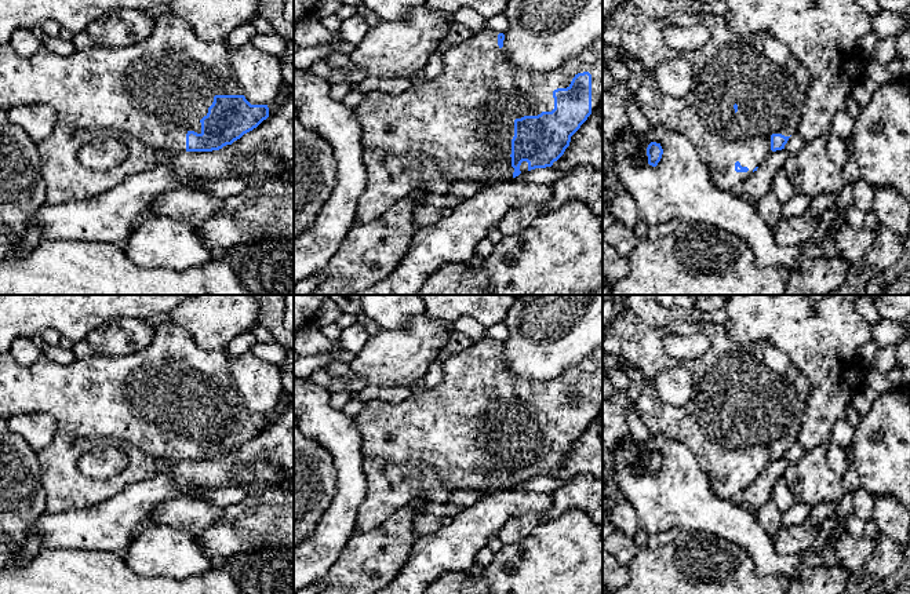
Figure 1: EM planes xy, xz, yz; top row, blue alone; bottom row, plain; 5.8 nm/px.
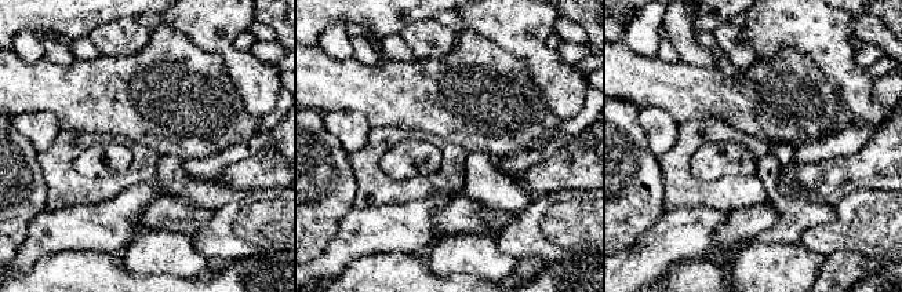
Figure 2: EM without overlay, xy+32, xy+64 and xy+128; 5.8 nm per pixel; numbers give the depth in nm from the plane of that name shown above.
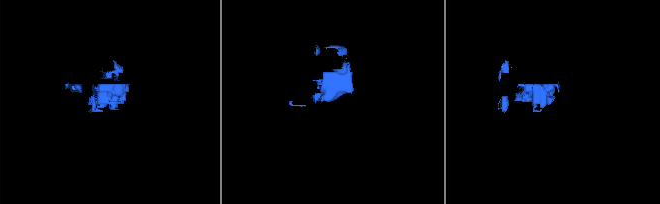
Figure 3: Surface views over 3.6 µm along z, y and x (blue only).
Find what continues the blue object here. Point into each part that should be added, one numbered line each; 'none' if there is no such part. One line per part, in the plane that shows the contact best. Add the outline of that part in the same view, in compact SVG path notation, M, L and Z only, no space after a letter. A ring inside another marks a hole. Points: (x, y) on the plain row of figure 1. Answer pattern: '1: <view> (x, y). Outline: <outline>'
1: xz (462, 429). Outline: M485 336L472 343L463 351L444 361L441 380L421 394L411 394L400 402L370 400L363 412L353 418L361 436L361 453L364 458L381 458L397 466L415 467L425 474L438 475L444 487L451 491L478 491L494 495L499 491L512 491L512 448L514 429L524 424L538 424L554 418L553 400L569 396L578 382L592 383L592 420L603 409L603 345L586 356L579 364L568 368L554 380L534 380L512 372L498 354L498 340Z

